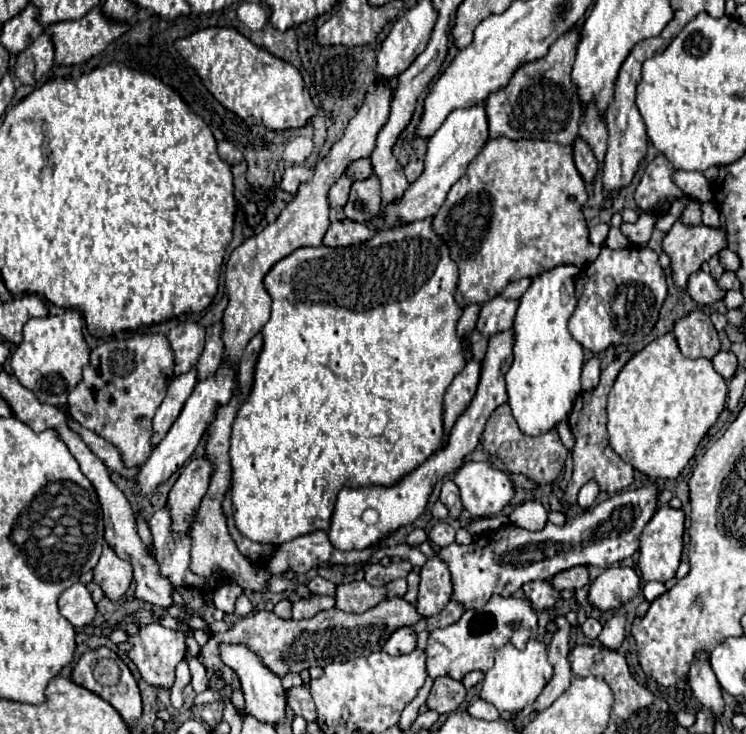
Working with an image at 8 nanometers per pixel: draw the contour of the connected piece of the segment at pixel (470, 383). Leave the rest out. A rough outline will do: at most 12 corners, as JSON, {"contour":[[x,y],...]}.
{"contour":[[470,359],[444,397],[444,429],[450,433],[470,405],[480,363]]}

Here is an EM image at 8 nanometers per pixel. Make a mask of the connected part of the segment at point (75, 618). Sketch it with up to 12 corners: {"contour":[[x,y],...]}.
{"contour":[[82,583],[60,595],[60,613],[78,629],[96,615],[96,603]]}

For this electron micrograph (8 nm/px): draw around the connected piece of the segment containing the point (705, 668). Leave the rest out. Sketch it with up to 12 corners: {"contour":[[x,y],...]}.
{"contour":[[698,651],[688,673],[694,697],[722,713],[722,689],[710,653]]}

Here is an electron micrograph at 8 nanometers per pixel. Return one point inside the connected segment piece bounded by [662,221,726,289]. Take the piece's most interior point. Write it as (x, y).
(688, 247)

